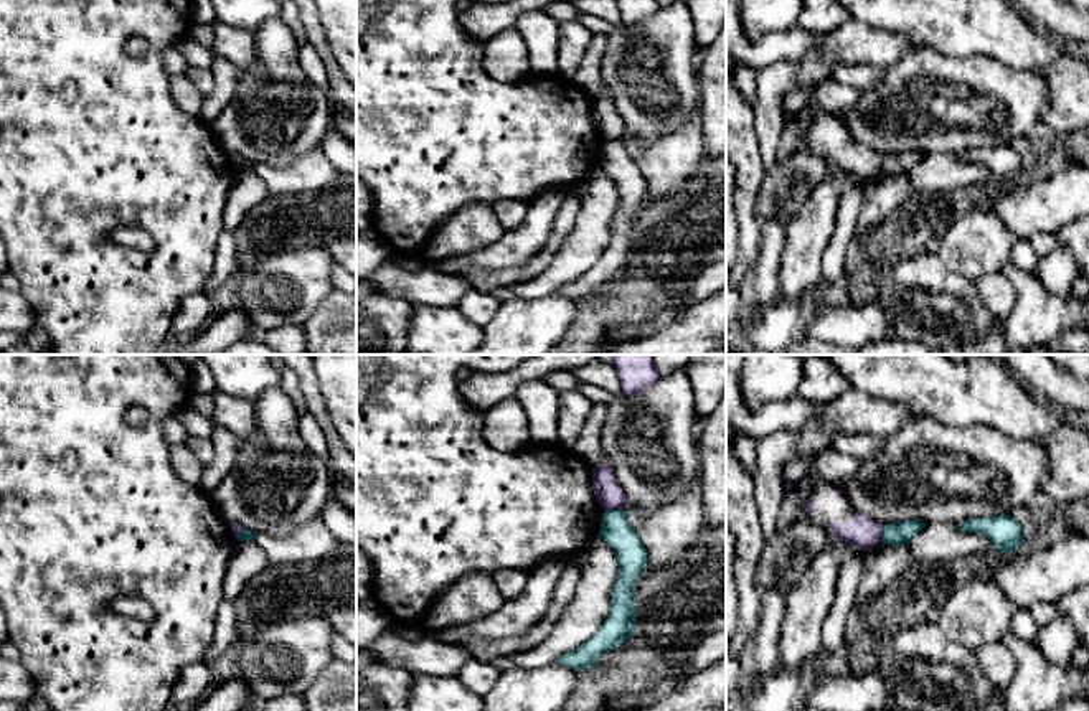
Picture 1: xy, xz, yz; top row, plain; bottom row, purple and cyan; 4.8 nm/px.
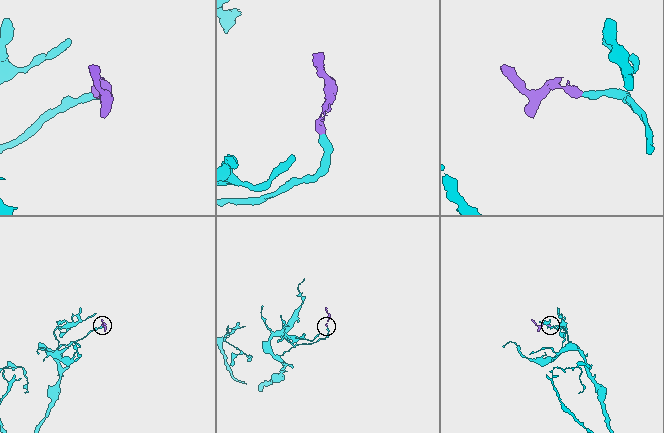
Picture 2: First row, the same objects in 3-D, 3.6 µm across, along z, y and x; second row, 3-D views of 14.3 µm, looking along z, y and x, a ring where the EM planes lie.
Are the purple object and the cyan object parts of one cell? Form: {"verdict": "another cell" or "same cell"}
{"verdict": "another cell"}

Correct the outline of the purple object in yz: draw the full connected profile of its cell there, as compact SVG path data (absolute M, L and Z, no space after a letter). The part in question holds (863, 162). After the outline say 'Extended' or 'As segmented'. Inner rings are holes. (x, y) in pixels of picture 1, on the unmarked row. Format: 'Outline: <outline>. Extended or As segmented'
Outline: M820 112L805 134L808 148L823 155L845 175L863 181L881 173L883 155L855 142L848 130L827 112Z. Extended

